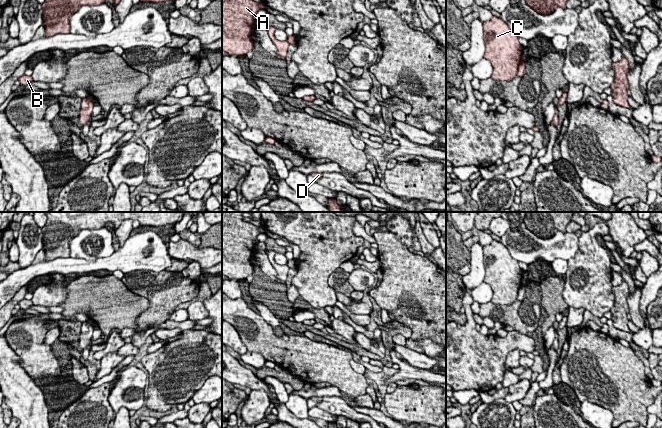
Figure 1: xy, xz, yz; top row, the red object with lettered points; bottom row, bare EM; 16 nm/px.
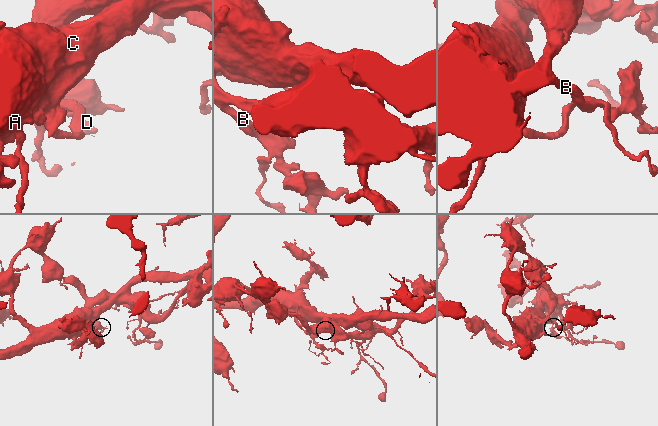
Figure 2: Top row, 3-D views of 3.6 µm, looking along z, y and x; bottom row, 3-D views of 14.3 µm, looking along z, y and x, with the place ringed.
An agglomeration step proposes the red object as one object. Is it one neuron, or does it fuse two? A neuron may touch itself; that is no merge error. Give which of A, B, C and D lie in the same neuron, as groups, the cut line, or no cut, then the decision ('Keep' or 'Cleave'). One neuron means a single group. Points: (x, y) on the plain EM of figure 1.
Groups: A C / B D. Split along yz (522, 283), (516, 299). Cleave

